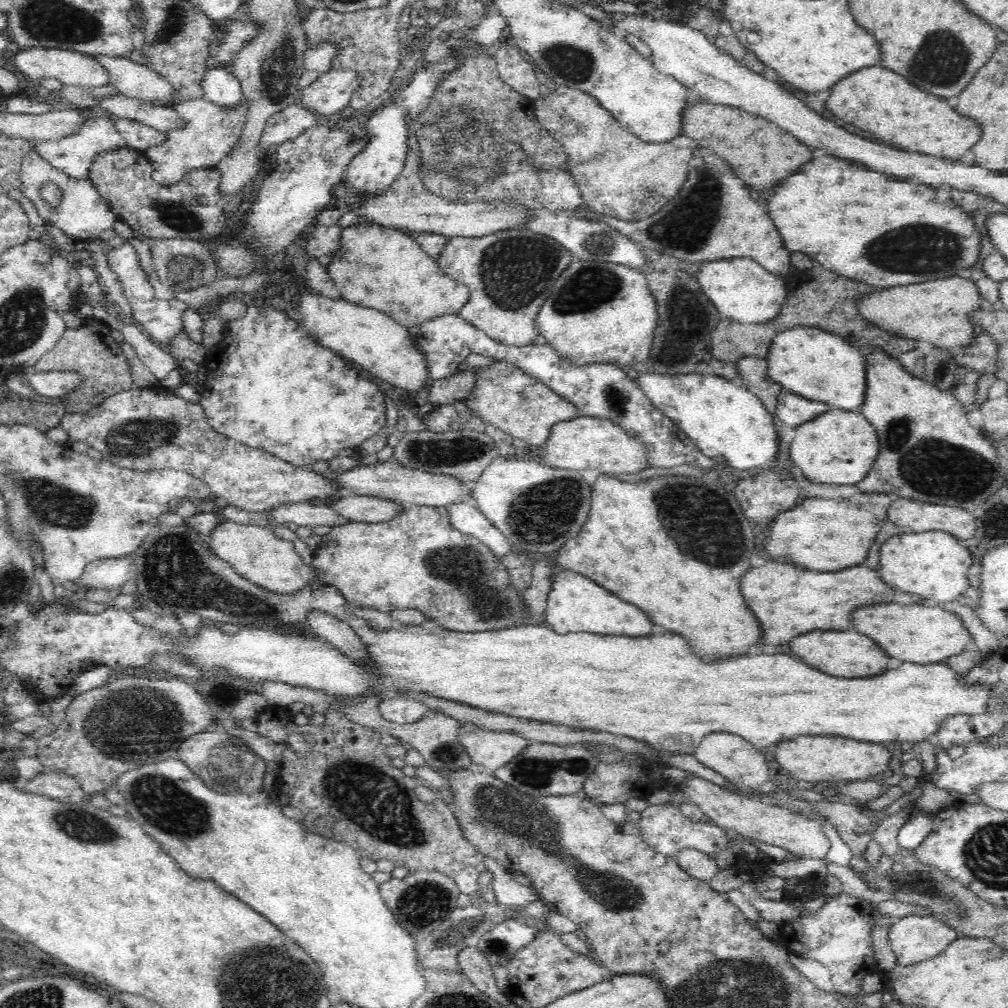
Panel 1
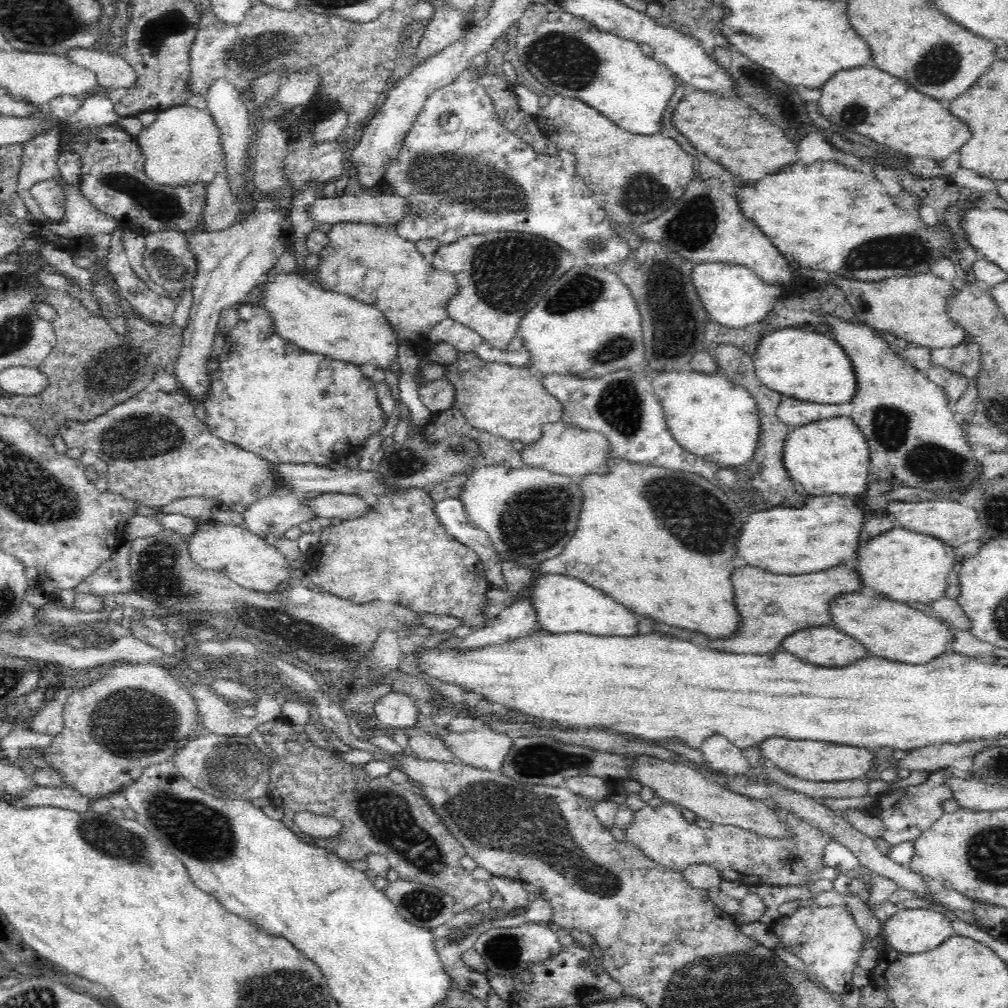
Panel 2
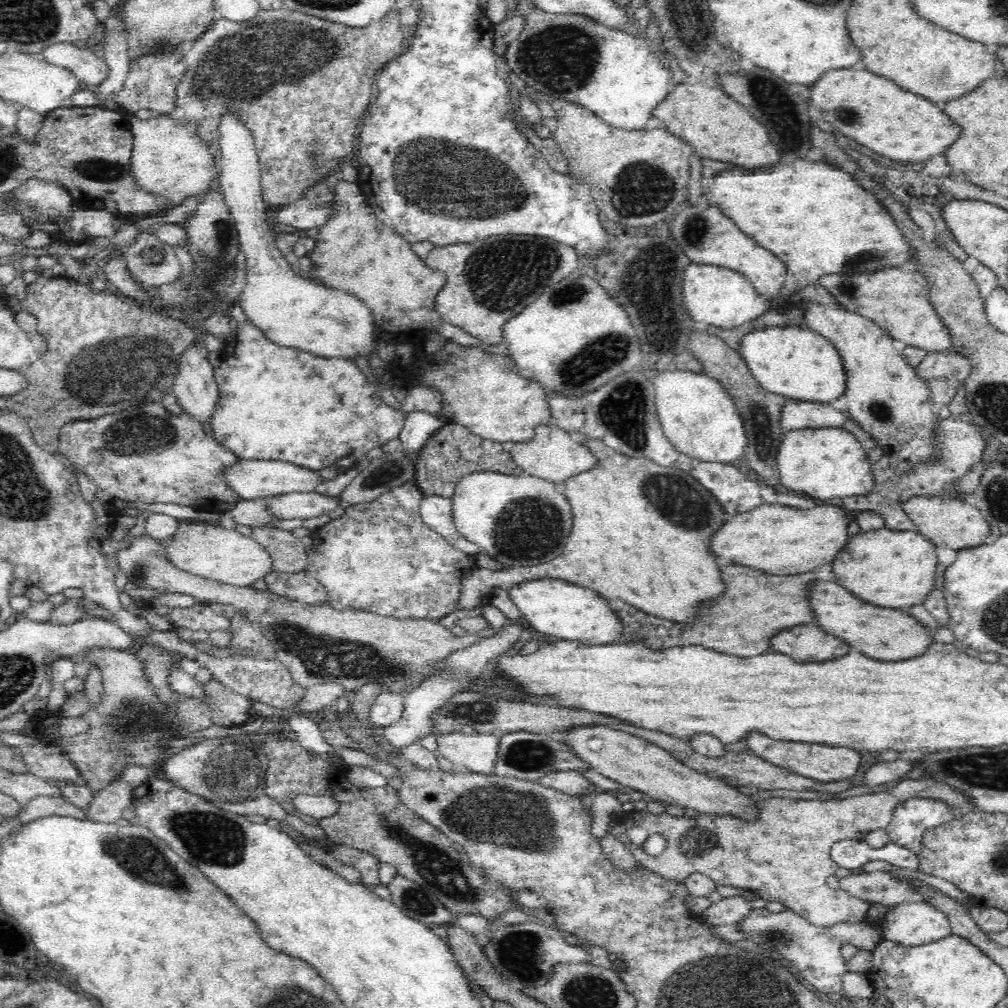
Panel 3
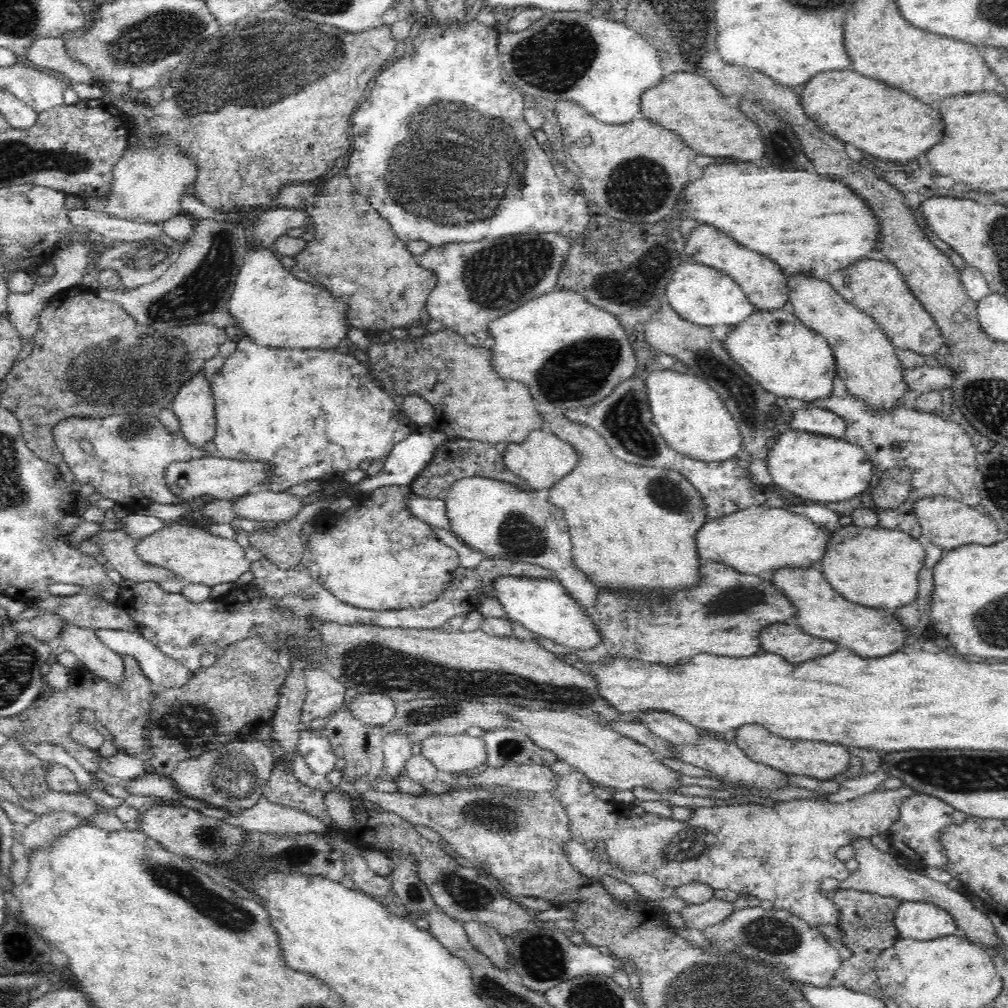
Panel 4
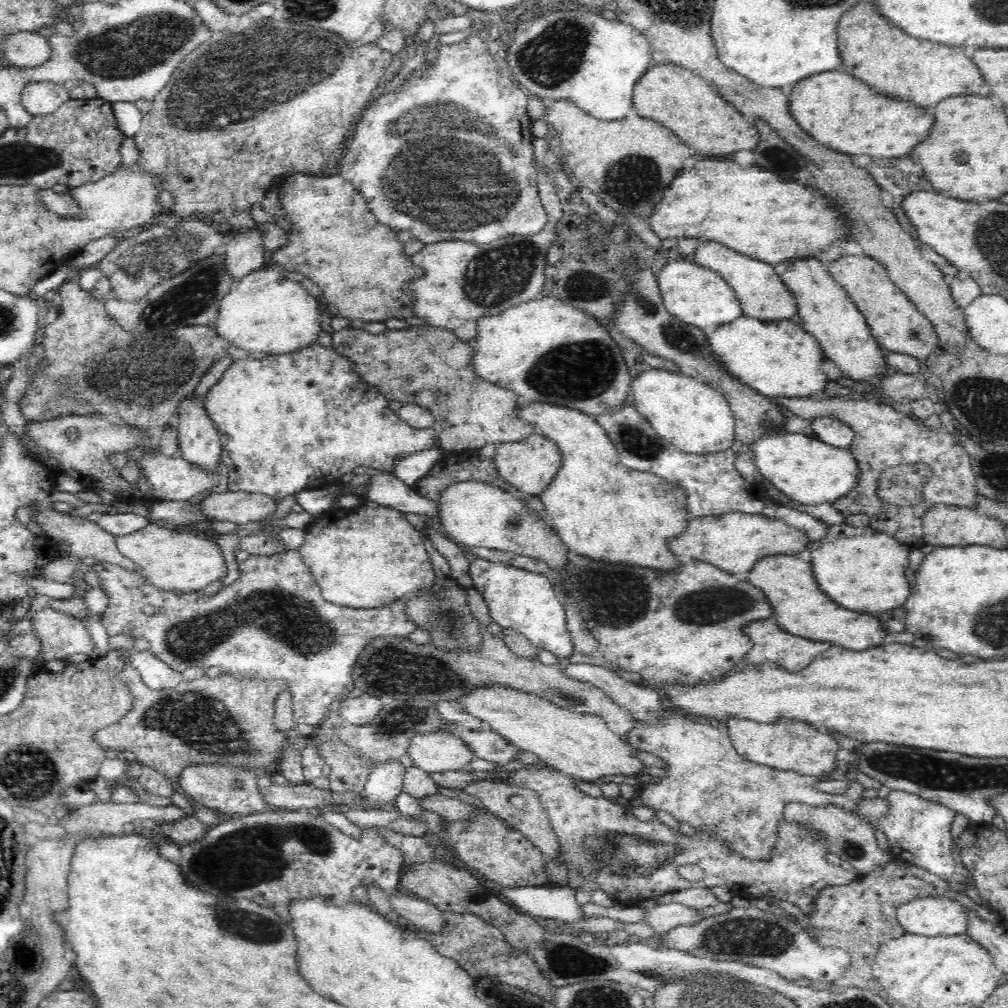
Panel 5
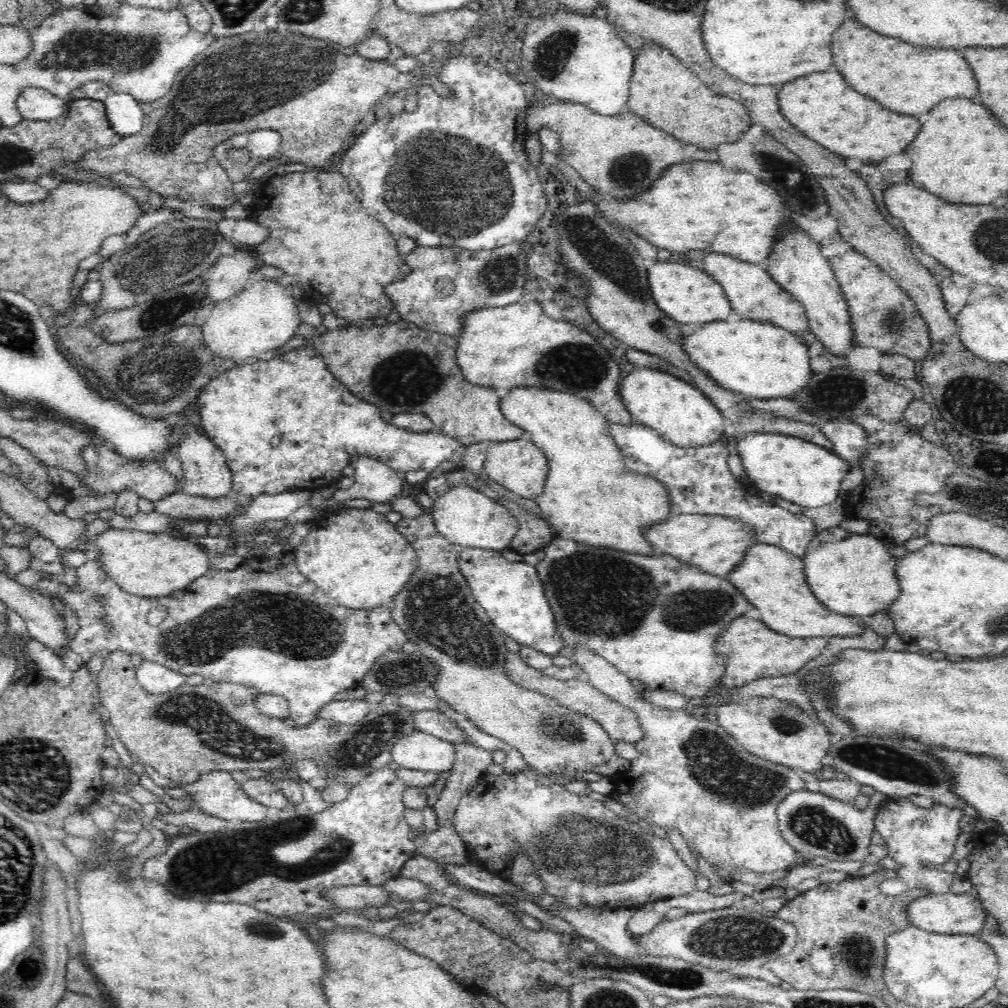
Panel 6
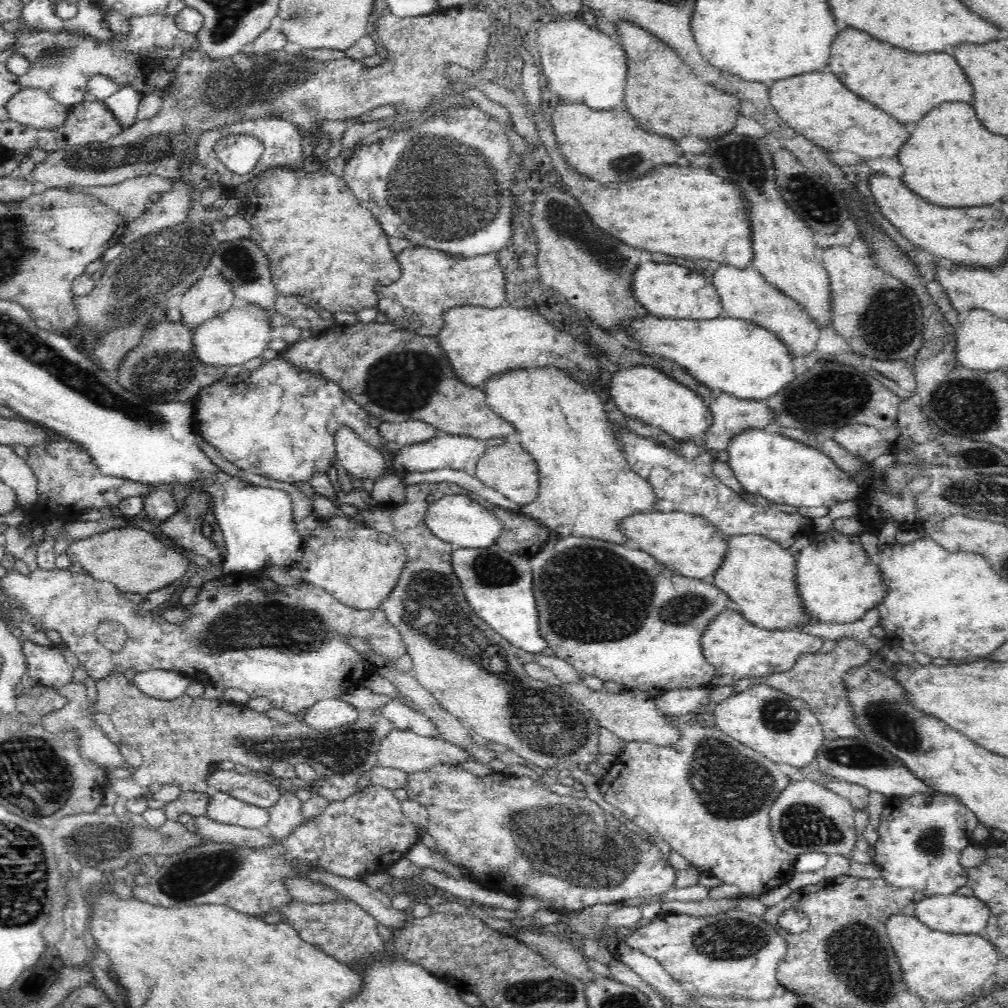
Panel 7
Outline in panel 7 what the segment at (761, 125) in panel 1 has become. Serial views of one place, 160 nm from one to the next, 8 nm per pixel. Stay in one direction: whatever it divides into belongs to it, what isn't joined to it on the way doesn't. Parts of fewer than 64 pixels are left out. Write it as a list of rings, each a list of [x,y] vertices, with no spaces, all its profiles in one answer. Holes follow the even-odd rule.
[[[618,22],[618,36],[628,54],[626,104],[642,128],[650,128],[652,132],[676,140],[686,136],[714,140],[735,130],[736,122],[743,116],[736,97],[704,84],[704,80],[700,82],[699,74],[691,66],[643,28],[629,22]]]

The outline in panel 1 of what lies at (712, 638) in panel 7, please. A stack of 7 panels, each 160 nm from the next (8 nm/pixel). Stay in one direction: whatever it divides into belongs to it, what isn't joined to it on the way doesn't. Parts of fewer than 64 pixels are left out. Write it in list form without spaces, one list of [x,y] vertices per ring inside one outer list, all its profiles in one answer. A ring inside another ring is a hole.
[[[832,630],[810,632],[792,640],[792,652],[798,658],[802,658],[808,666],[838,678],[872,678],[892,668],[900,668],[900,664],[903,663],[898,659],[890,658],[880,648],[880,644],[876,644],[872,638],[862,636],[858,632],[832,632]]]

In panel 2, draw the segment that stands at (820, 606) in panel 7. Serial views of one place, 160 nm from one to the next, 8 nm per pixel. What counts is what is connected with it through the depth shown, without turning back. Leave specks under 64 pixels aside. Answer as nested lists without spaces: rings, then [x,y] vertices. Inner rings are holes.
[[[895,526],[862,546],[860,572],[862,576],[866,576],[866,584],[870,588],[884,592],[886,596],[890,596],[891,601],[932,603],[945,597],[948,574],[954,569],[959,572],[964,560],[964,556],[956,553],[954,547],[940,537]]]

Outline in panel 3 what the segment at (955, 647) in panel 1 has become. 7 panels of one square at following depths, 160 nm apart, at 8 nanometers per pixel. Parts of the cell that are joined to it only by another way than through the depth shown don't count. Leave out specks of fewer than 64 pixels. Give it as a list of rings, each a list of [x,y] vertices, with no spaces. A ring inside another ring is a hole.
[[[822,582],[814,588],[814,610],[818,612],[820,626],[826,628],[826,632],[834,632],[834,636],[846,640],[852,648],[858,648],[870,658],[892,662],[910,660],[926,654],[935,644],[930,636],[932,630],[916,617],[902,609],[874,606],[852,592],[848,594],[846,588],[832,582]]]

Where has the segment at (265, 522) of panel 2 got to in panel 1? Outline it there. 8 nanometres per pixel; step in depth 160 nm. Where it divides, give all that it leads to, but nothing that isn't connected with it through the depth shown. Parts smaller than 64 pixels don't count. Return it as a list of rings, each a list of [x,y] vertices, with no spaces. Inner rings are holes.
[[[290,502],[282,504],[276,510],[270,510],[276,526],[294,523],[299,528],[306,526],[344,526],[351,520],[330,507],[330,505],[312,505],[309,502]]]

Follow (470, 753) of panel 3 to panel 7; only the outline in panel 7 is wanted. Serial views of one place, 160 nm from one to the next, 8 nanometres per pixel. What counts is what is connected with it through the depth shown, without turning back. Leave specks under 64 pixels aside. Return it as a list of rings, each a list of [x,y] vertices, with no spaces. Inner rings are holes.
[[[398,729],[390,732],[382,740],[382,746],[380,746],[380,752],[378,752],[380,766],[400,768],[400,770],[410,771],[411,773],[430,770],[430,768],[440,766],[440,764],[459,764],[468,760],[468,754],[458,745],[442,739],[436,740],[436,738],[422,736],[412,731]]]

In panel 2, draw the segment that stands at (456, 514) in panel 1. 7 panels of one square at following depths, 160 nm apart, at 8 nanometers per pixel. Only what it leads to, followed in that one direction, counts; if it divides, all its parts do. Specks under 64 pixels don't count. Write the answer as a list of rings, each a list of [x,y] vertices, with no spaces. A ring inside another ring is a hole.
[[[460,495],[436,501],[436,515],[440,517],[442,525],[448,529],[450,534],[454,535],[454,538],[478,552],[478,555],[484,561],[485,576],[492,587],[502,586],[504,584],[502,557],[496,551],[496,545],[490,539],[490,535],[480,529],[476,523],[472,523]]]

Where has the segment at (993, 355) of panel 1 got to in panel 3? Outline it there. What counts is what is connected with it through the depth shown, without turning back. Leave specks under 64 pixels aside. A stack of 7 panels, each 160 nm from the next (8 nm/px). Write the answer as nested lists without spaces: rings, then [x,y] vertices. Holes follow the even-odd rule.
[[[934,351],[927,353],[916,370],[926,382],[934,377],[946,377],[954,382],[964,382],[973,373],[973,363],[970,356],[958,351]]]

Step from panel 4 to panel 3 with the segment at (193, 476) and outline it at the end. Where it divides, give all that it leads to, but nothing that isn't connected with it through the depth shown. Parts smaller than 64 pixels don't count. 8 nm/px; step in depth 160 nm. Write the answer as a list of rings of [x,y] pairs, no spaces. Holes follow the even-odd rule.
[[[241,459],[234,468],[224,472],[226,481],[238,491],[243,499],[268,499],[277,495],[292,494],[295,492],[314,492],[316,486],[327,480],[316,469],[310,469],[294,463],[278,460]]]

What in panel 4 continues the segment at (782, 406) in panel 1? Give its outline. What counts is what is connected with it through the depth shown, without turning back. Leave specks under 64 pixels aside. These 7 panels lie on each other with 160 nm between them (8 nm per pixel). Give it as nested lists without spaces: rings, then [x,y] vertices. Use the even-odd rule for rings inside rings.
[[[804,402],[794,410],[787,428],[806,431],[817,435],[842,437],[845,434],[846,420],[830,409],[808,405]]]

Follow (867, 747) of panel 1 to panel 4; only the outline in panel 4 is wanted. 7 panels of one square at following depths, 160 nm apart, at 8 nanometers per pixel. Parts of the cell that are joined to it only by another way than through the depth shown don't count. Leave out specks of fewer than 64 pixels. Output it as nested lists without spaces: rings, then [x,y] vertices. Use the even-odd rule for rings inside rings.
[[[744,724],[735,732],[735,742],[750,759],[782,773],[809,776],[818,780],[842,779],[853,773],[852,769],[848,768],[851,756],[848,747],[814,740],[780,738],[768,732],[760,724]]]

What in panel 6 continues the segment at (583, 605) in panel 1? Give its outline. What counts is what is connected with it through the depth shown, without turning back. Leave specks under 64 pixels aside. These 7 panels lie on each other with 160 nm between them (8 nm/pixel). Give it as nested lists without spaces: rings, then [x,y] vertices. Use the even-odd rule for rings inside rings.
[[[465,548],[458,554],[458,567],[476,601],[503,635],[511,637],[519,645],[534,647],[548,656],[560,654],[565,641],[561,633],[557,632],[556,616],[535,566],[522,560],[508,561],[502,556],[502,551]]]

